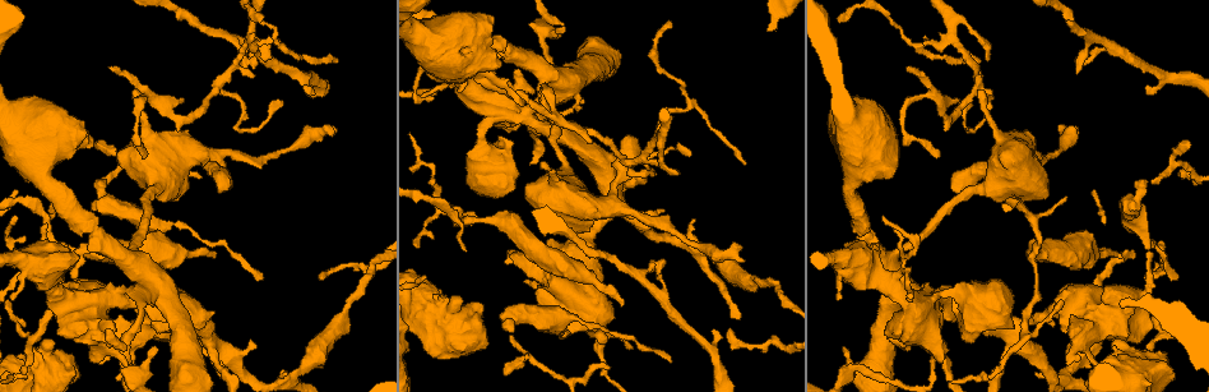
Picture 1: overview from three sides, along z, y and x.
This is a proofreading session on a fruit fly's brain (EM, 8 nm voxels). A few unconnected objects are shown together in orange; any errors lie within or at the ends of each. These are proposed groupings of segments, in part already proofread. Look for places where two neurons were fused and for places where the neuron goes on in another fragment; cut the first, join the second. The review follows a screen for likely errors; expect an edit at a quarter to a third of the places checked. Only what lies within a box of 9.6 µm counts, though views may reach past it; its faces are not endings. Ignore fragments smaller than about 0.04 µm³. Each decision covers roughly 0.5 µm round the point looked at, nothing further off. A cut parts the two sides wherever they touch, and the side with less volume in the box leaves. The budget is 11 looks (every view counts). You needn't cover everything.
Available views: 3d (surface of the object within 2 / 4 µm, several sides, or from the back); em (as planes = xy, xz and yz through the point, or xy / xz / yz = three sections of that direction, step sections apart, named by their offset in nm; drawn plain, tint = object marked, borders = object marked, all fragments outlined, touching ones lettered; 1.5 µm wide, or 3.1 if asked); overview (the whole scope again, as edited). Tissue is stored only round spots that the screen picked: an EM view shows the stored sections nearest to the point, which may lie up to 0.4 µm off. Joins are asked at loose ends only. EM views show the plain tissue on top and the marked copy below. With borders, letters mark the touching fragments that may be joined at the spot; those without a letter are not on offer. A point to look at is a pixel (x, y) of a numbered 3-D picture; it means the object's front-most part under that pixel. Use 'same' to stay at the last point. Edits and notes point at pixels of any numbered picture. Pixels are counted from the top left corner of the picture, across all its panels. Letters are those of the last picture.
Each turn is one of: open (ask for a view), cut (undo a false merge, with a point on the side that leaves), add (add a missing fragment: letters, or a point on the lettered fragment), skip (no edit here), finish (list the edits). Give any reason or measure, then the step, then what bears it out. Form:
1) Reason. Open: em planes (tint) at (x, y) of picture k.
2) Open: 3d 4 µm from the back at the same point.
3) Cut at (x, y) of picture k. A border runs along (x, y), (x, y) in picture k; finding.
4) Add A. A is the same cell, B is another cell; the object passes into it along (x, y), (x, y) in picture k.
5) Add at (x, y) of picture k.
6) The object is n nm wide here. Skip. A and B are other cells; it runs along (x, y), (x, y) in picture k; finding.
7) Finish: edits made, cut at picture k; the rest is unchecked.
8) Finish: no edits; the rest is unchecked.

Branch stops here. Open: 3d 4 µm at (1176, 276) of picture 1.

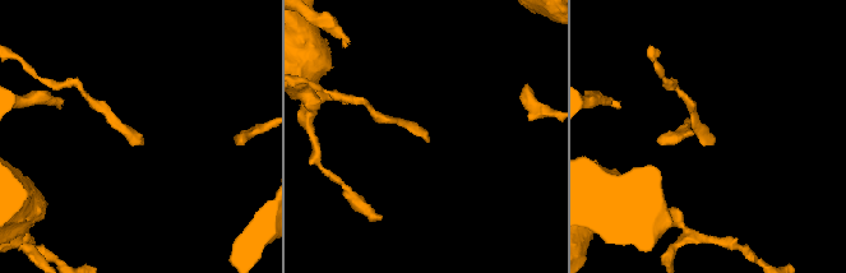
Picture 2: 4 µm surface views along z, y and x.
Open: em planes (borders) at (429, 142) of picture 2.

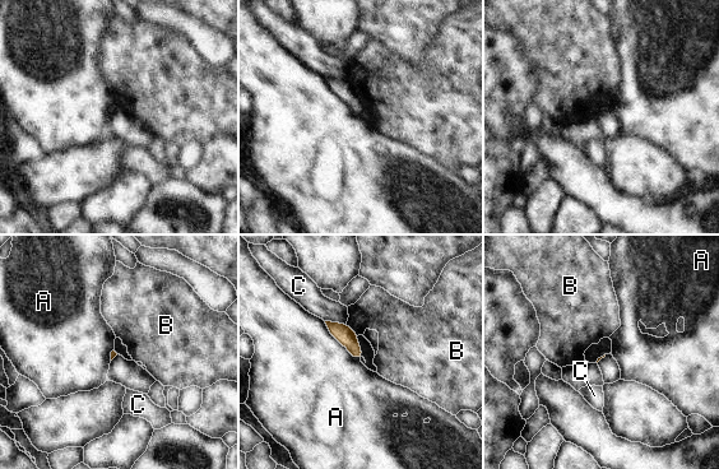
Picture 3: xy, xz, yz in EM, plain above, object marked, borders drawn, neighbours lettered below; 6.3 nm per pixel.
The longest contact is with A, 340 nm. Skip. A, B and C are other cells; no lettered fragment goes on from it.

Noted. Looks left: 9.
Three-way junction. Open: 3d 2 µm at (1038, 250) of picture 1.

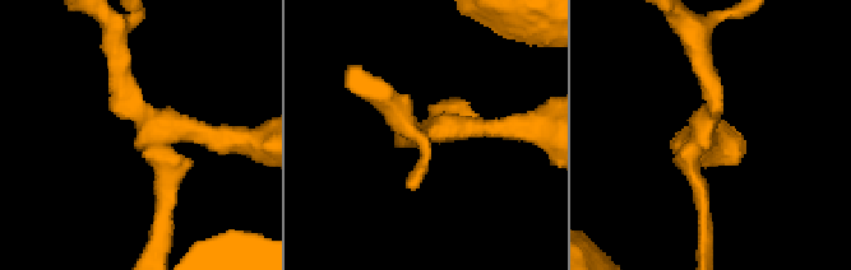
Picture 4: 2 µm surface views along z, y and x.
Open: em planes (borders) at (451, 127) of picture 4.

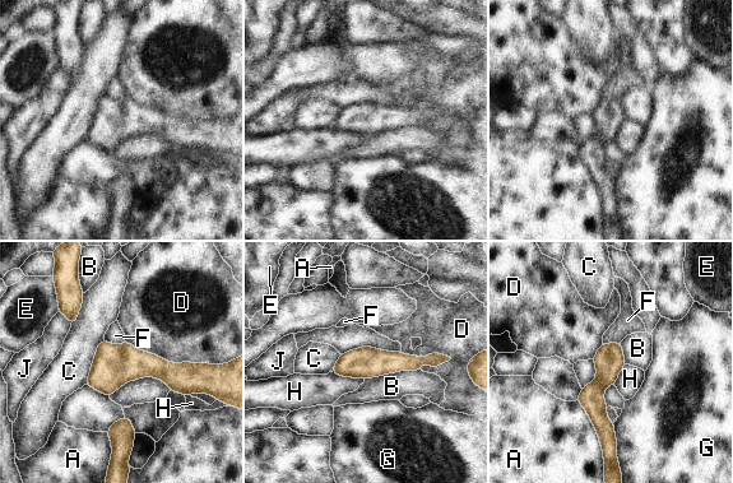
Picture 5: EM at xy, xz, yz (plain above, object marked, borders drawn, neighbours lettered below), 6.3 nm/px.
The longest contact is with D, 550 nm. Skip. A, B, C, D, E, F, G, H and J are other cells; all the same neuron.

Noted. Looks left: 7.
Free end. Open: em planes (borders) at (543, 162) of picture 1.

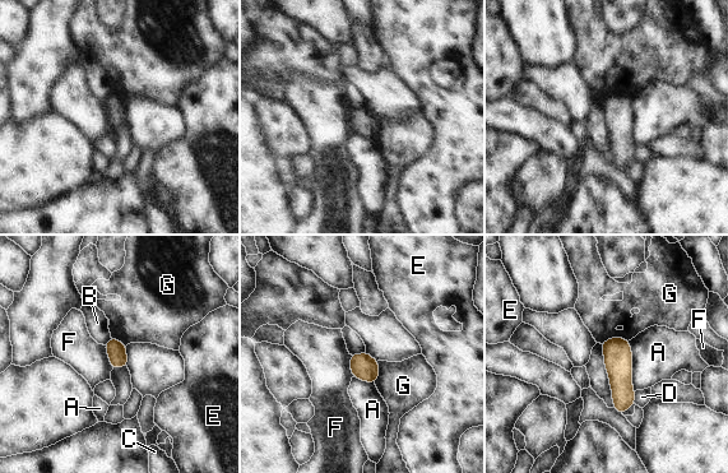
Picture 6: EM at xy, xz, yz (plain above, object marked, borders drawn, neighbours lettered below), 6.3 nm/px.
The object is 120 nm wide here. Skip. A, B, C, D, E, F and G are other cells; a border runs along (105, 346), (112, 369) in picture 6; none of them fits.

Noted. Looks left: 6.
An open end. Open: em planes (borders) at (253, 54) of picture 1.

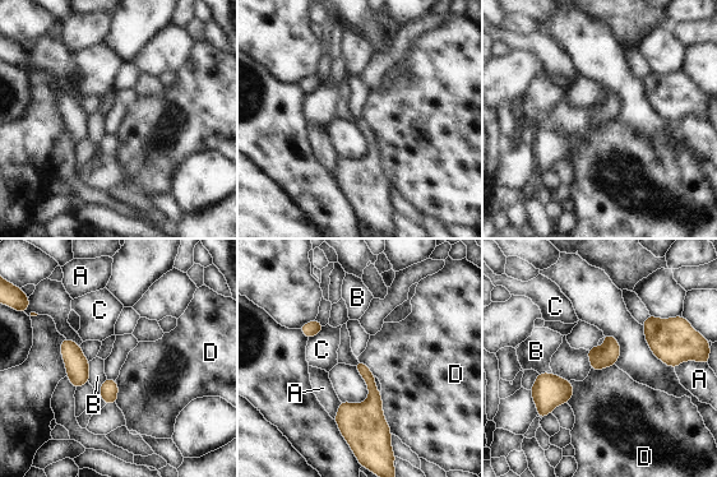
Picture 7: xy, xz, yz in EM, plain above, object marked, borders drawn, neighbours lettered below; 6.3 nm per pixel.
Skip. A, B, C and D are other cells; no lettered fragment goes on from it.

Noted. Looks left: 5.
Finish: no edits; the rest is unchecked.

